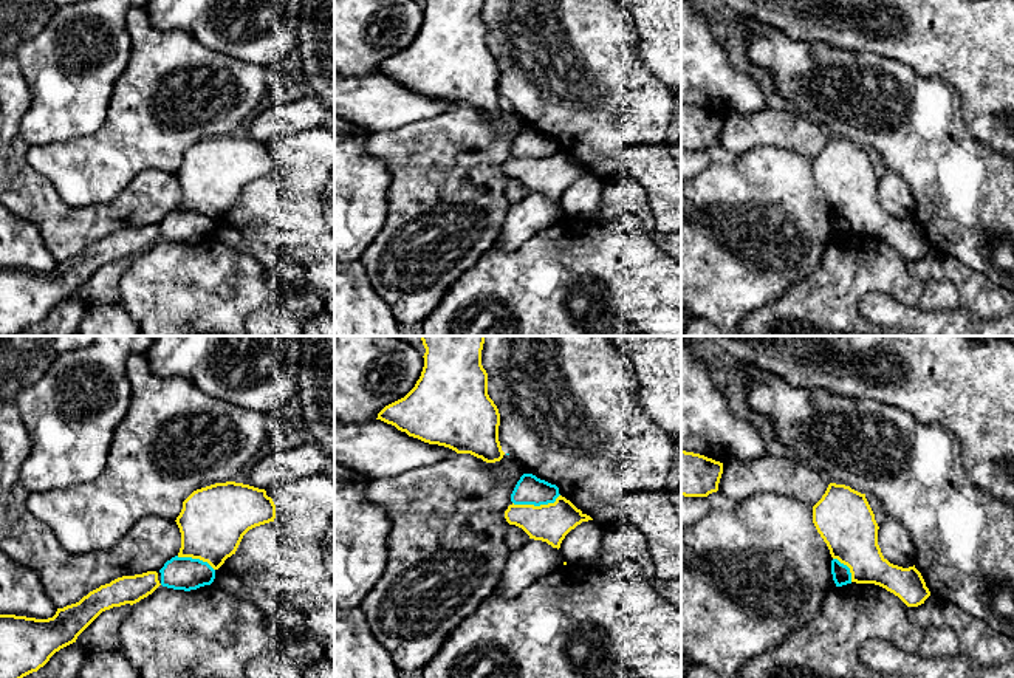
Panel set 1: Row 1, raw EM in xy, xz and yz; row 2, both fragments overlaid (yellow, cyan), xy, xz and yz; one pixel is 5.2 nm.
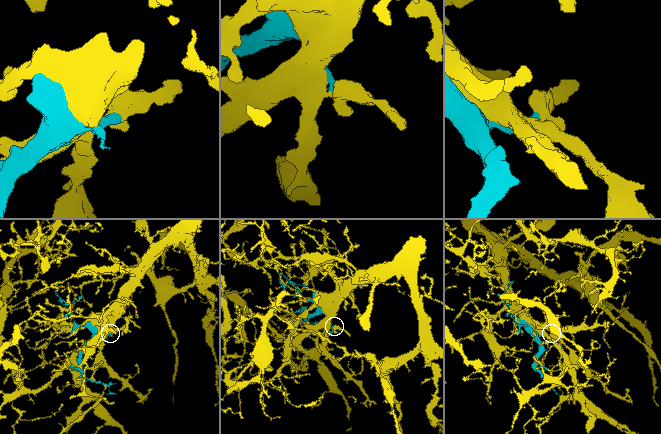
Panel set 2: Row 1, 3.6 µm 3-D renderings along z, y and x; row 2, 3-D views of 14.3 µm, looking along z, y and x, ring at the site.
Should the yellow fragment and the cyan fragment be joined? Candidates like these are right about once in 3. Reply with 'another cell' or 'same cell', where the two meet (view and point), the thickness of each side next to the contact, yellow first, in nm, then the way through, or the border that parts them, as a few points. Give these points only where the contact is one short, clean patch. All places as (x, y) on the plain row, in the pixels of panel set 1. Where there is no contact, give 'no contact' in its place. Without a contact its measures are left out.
another cell; meets yellow in xz at (536, 160); 200 nm thick on the yellow side, 150 nm on the other

